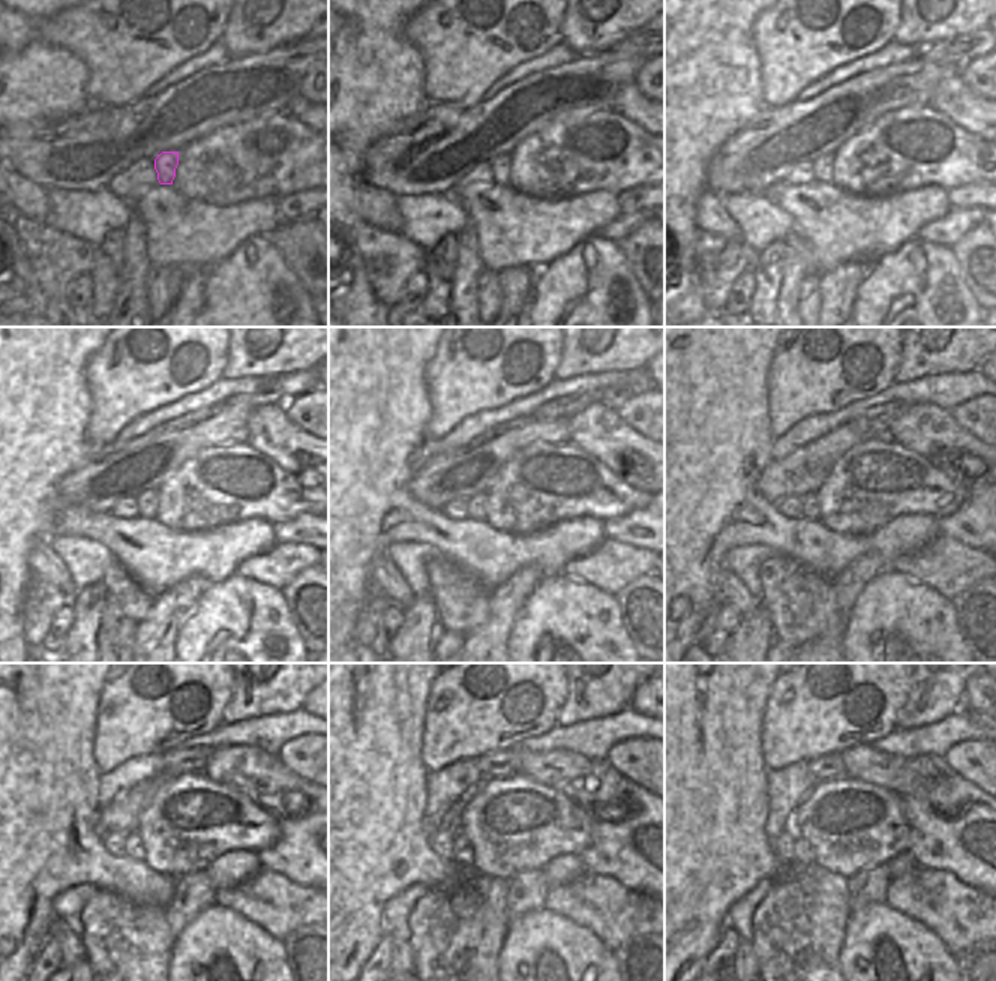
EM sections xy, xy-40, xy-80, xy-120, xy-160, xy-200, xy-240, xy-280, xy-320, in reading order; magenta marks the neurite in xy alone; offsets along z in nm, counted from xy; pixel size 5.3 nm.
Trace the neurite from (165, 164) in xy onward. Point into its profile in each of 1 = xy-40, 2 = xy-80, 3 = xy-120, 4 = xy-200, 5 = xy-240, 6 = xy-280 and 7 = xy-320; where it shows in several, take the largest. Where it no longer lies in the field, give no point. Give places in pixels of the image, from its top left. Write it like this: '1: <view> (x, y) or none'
1: xy-40 (501, 165)
2: xy-80 (822, 167)
3: xy-120 (146, 503)
4: xy-200 (810, 506)
5: xy-240 (134, 848)
6: xy-280 (465, 851)
7: xy-320 (803, 852)

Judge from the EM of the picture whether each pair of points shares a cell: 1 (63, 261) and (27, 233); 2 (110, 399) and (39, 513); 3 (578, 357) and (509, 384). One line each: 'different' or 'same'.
1: same
2: different
3: different

